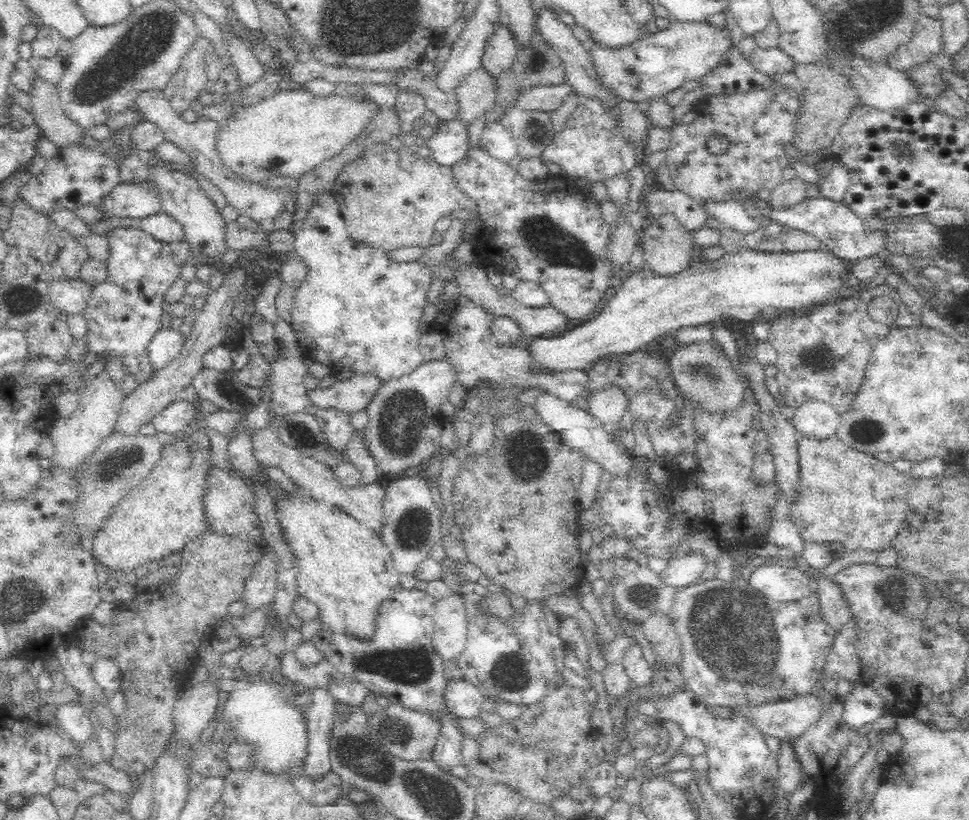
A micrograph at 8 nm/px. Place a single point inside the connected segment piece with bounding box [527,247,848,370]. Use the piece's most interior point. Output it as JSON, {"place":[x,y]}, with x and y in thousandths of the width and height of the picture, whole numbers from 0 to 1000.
{"place":[670,373]}

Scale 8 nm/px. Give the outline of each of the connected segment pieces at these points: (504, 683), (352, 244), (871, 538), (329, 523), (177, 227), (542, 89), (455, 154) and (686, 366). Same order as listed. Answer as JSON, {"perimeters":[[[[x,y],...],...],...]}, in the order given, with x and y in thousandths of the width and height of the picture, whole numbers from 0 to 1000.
{"perimeters":[[[[489,709],[481,710],[477,715],[475,727],[480,740],[482,779],[479,795],[470,811],[476,821],[475,827],[488,834],[499,854],[508,854],[511,859],[518,855],[530,856],[540,862],[557,854],[563,844],[563,833],[574,818],[580,818],[582,815],[581,799],[584,787],[577,774],[578,751],[568,745],[559,732],[544,734],[539,741],[528,741],[523,750],[516,750],[514,745],[507,745],[498,737],[507,726],[502,711]]],[[[342,228],[326,230],[319,241],[318,254],[311,266],[302,302],[319,328],[319,337],[304,351],[300,396],[305,404],[311,426],[318,439],[328,439],[344,454],[361,448],[365,454],[384,452],[394,466],[421,456],[437,440],[433,432],[432,391],[441,371],[440,356],[447,343],[444,328],[429,320],[412,321],[400,316],[397,307],[376,300],[357,280],[350,249]]],[[[825,529],[825,545],[826,545],[826,562],[829,568],[829,588],[830,588],[830,606],[819,617],[815,618],[815,628],[817,634],[821,638],[825,645],[826,654],[829,659],[844,659],[844,660],[869,660],[873,662],[873,671],[890,671],[900,672],[910,668],[912,665],[918,663],[922,655],[925,654],[925,646],[929,641],[931,632],[933,632],[934,620],[937,617],[936,606],[937,600],[940,598],[942,582],[940,578],[929,577],[923,570],[922,563],[913,563],[904,556],[888,551],[881,545],[871,540],[863,529],[850,533],[849,535],[834,530]]],[[[275,577],[273,580],[280,589],[283,630],[304,683],[308,724],[318,727],[330,739],[332,752],[343,767],[351,766],[359,771],[365,770],[369,774],[380,774],[394,729],[401,728],[413,717],[413,700],[406,690],[402,667],[392,652],[382,648],[349,615],[331,611],[323,598],[317,595],[308,583],[297,579],[295,588],[299,588],[299,593],[291,593],[283,588],[281,578]]],[[[167,256],[146,266],[142,276],[161,293],[170,296],[191,293],[188,272]]],[[[581,98],[579,101],[573,104],[553,105],[553,107],[545,110],[545,112],[541,112],[535,120],[533,130],[570,138],[572,134],[576,134],[586,120],[598,116],[590,102]]],[[[475,145],[457,148],[450,163],[436,173],[446,182],[446,189],[452,199],[460,202],[471,200],[483,188],[485,163],[483,152]]],[[[730,417],[698,420],[686,435],[700,478],[714,488],[722,487],[729,498],[755,498],[772,478],[769,462],[755,450],[747,430]]]]}

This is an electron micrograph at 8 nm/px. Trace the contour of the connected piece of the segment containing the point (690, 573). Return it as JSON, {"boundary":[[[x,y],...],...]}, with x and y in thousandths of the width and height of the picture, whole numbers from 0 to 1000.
{"boundary":[[[708,678],[689,685],[687,691],[678,700],[680,712],[687,717],[708,716],[710,711],[718,710],[718,705],[723,701],[731,701],[728,688],[723,685],[723,680],[716,678]]]}

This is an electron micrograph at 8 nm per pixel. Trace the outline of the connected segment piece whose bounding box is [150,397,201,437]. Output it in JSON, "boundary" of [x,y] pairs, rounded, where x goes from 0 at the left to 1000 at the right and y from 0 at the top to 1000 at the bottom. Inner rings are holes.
{"boundary":[[[185,484],[157,507],[155,513],[162,527],[167,527],[169,533],[171,529],[198,518],[198,512],[206,506],[203,491]]]}

